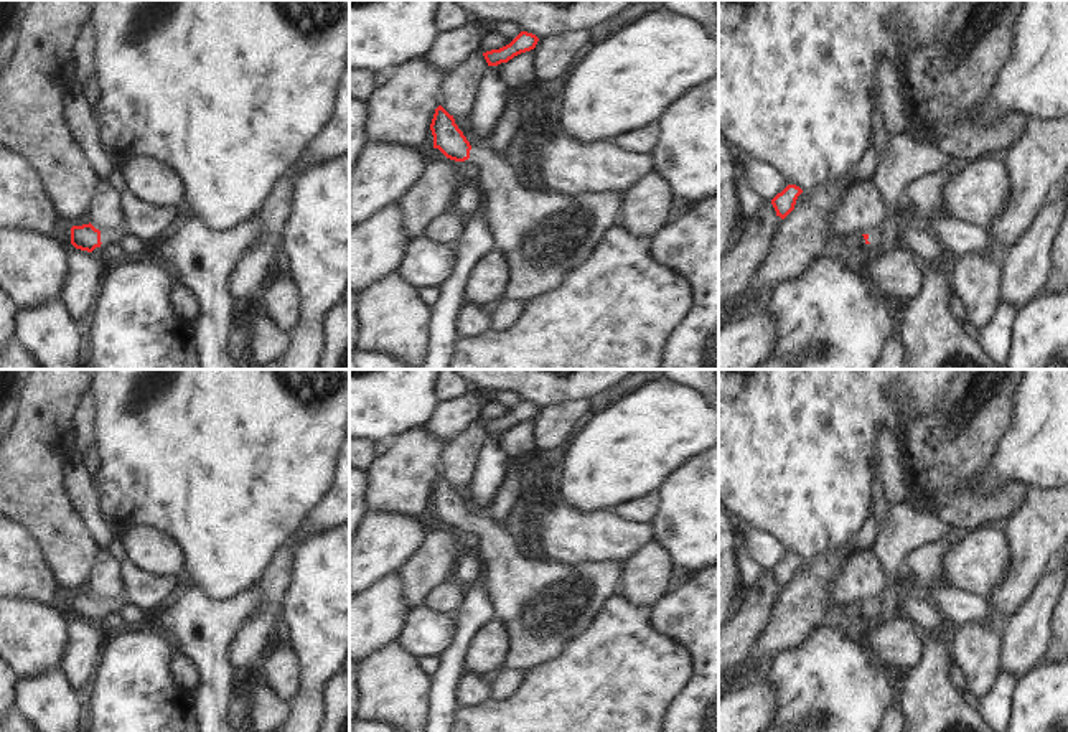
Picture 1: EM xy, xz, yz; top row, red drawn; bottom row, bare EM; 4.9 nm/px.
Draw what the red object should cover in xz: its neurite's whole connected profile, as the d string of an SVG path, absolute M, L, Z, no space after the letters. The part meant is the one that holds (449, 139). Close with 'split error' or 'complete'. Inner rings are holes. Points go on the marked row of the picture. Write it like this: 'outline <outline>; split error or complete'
outline M442 106L430 130L433 148L450 160L468 160L476 170L493 249L504 256L509 269L503 300L527 303L554 290L618 221L623 195L527 191L501 157L471 147Z; split error

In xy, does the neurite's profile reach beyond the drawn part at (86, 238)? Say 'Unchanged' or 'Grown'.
Grown.

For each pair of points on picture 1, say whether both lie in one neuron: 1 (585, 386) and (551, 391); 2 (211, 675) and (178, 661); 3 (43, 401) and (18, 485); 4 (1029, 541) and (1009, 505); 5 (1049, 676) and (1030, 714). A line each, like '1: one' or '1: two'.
1: one
2: two
3: one
4: two
5: one

